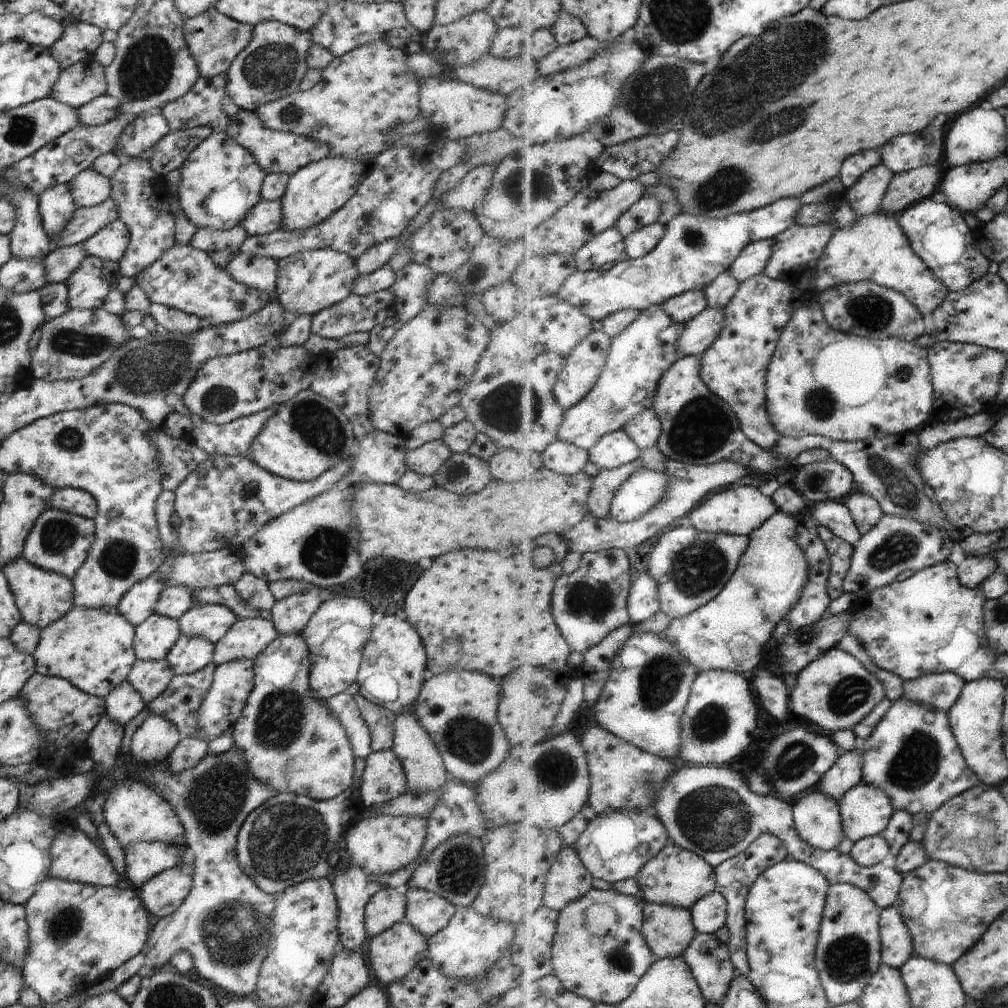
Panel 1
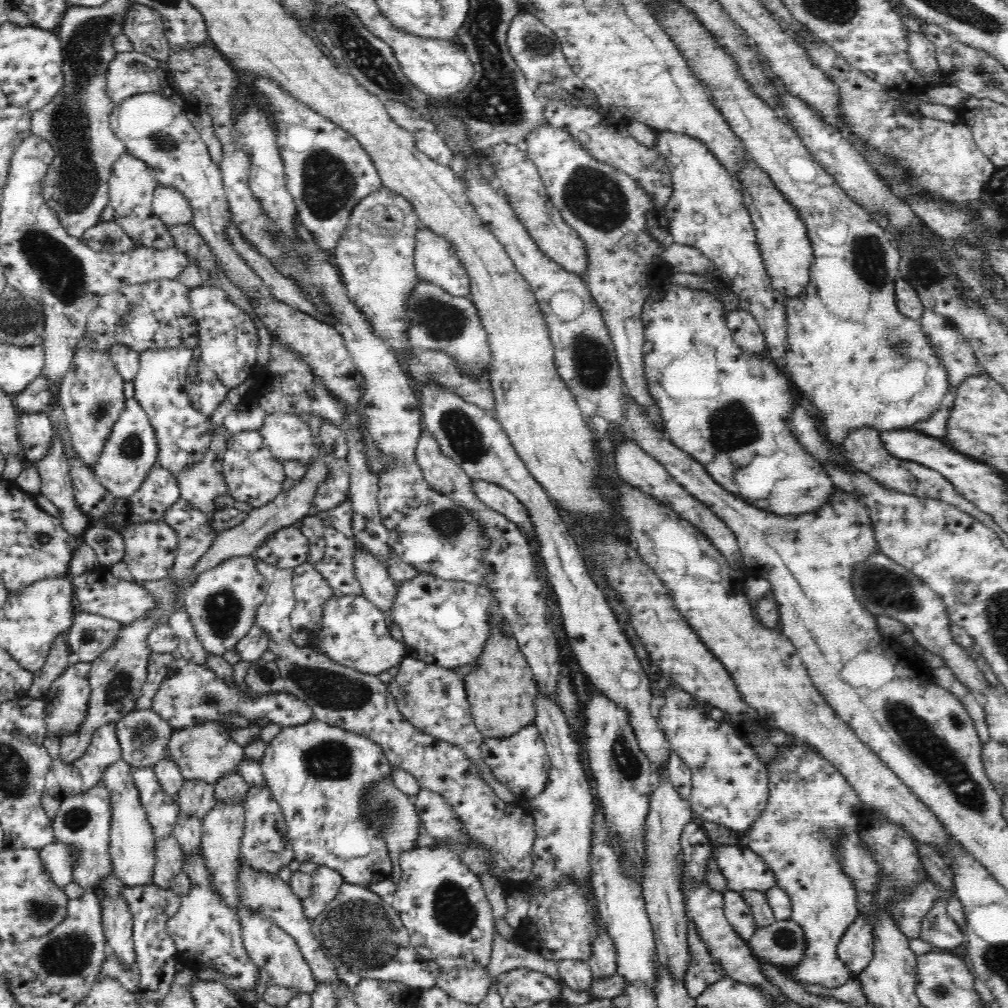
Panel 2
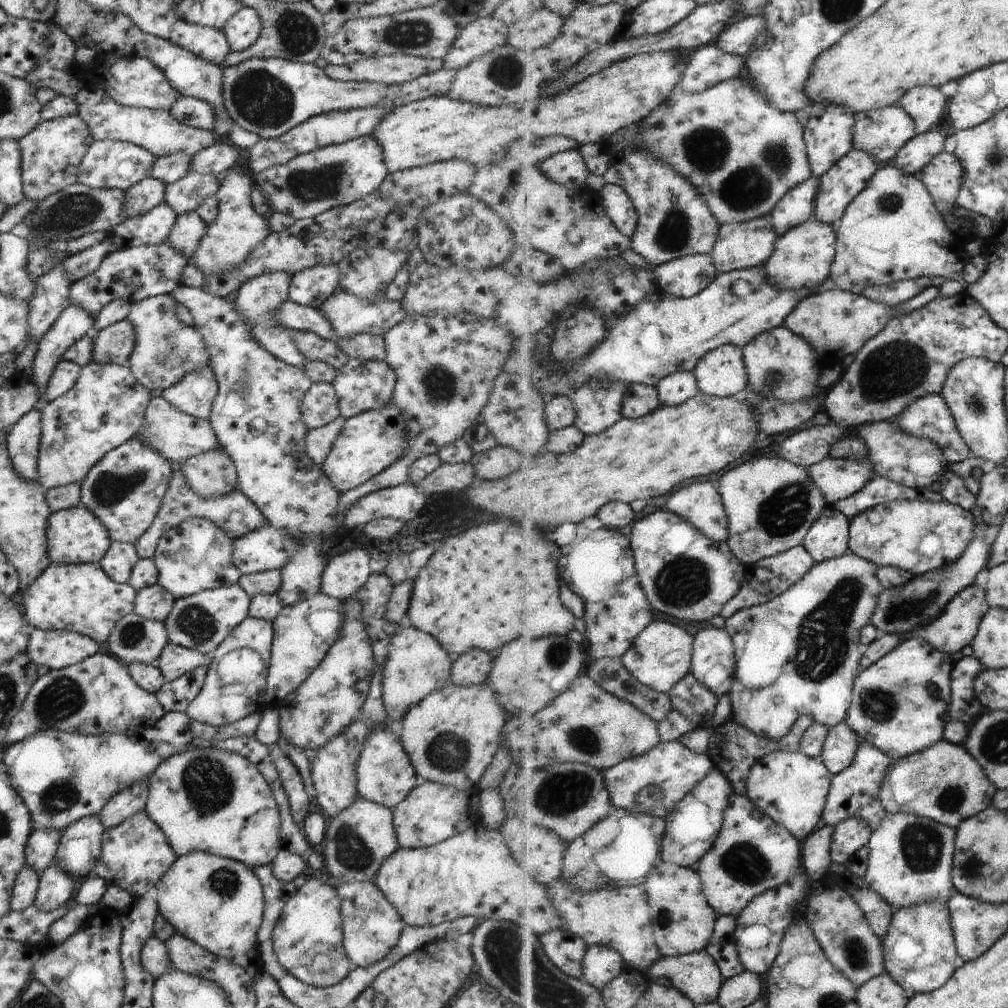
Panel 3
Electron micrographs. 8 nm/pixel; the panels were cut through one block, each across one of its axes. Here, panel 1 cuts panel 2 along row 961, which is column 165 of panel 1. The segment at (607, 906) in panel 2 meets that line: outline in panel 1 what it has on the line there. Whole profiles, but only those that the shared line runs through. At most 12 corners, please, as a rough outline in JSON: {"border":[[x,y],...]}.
{"border":[[151,613],[134,626],[134,657],[163,660],[176,620]]}

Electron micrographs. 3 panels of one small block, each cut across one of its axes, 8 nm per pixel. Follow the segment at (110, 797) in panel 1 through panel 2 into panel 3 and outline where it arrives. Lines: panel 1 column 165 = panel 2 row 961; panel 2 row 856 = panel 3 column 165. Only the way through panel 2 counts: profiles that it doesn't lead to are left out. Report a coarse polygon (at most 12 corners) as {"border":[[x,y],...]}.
{"border":[[237,753],[163,759],[142,810],[177,857],[252,870],[280,849],[270,788]]}

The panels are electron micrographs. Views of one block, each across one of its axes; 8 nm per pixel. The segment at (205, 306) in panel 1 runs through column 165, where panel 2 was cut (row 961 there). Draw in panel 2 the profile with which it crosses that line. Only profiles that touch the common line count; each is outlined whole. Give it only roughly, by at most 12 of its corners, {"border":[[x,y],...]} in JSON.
{"border":[[237,910],[260,982],[312,994],[319,982],[270,918]]}

